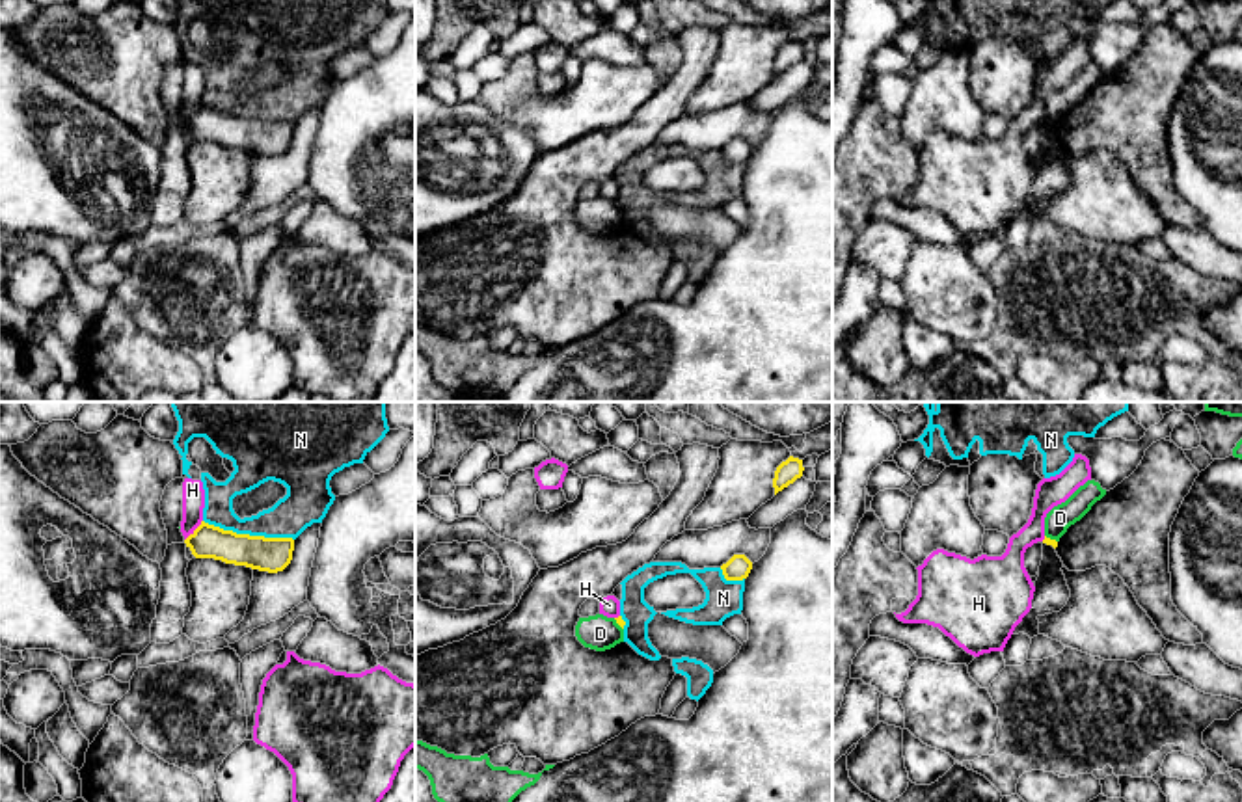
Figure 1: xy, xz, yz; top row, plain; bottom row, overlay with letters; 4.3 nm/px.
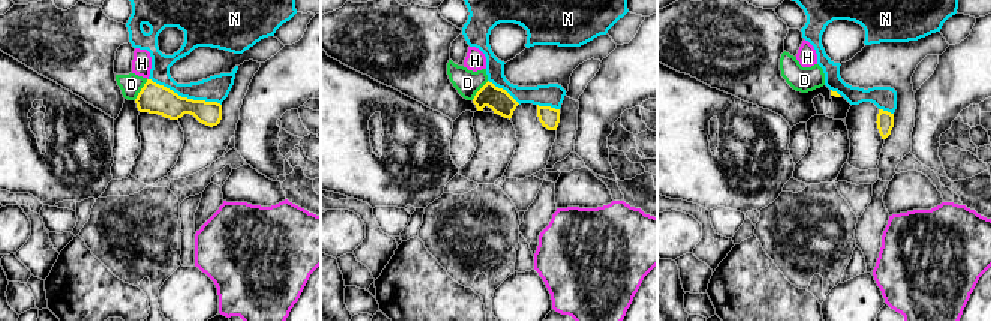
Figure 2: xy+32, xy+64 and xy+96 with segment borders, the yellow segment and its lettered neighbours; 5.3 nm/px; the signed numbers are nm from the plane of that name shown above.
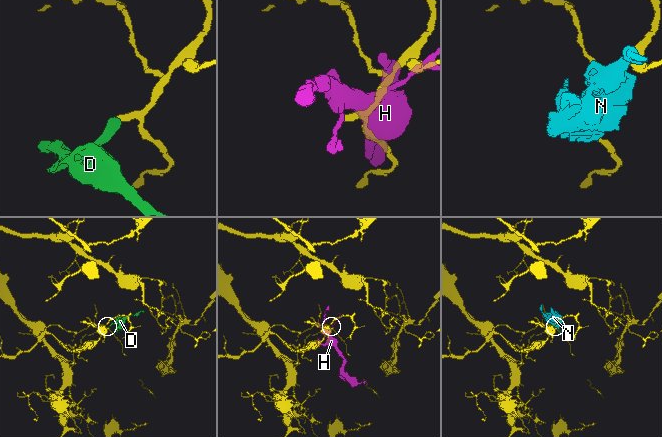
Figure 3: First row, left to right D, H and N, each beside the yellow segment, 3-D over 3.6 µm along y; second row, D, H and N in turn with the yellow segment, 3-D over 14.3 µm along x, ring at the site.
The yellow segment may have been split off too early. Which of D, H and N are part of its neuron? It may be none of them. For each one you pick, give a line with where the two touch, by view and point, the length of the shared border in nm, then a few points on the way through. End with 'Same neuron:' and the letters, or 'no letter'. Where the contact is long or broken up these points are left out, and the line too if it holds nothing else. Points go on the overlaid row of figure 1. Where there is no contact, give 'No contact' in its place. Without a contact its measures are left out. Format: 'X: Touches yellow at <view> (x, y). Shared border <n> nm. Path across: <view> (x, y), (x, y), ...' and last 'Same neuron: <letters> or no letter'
Same neuron: no letter

